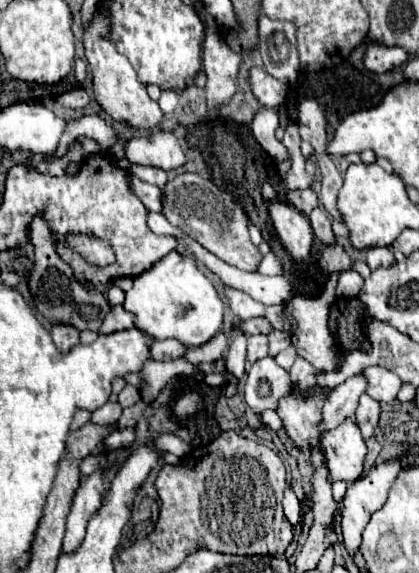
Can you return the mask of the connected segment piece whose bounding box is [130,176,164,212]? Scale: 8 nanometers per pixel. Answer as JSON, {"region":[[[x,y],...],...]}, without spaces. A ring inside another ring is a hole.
{"region":[[[130,176],[130,186],[136,192],[136,196],[148,206],[150,212],[162,212],[162,188],[160,186],[152,186],[146,182],[140,182],[136,176]]]}

